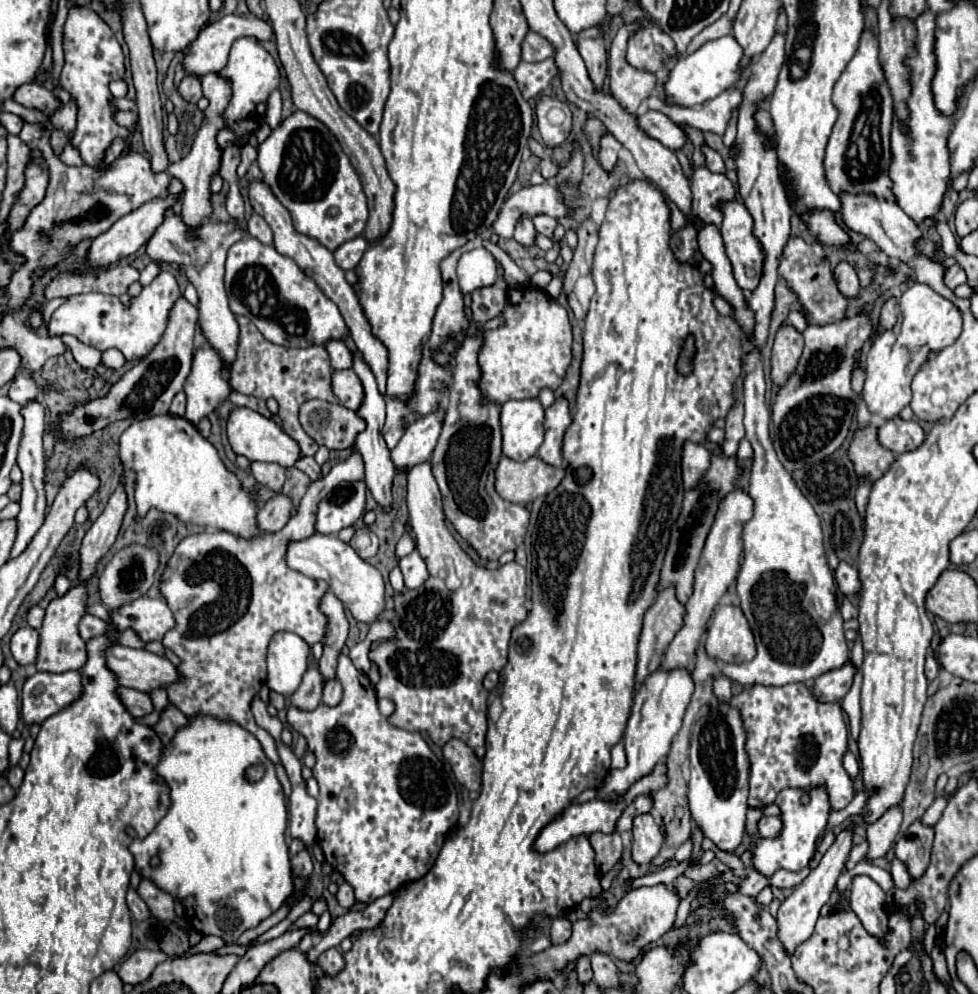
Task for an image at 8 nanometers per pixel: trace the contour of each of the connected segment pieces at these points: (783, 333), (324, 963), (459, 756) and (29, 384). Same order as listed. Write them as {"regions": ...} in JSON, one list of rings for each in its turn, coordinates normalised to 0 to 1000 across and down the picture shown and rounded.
{"regions":[[[[799,329],[792,337],[790,357],[788,357],[788,381],[790,381],[792,387],[801,389],[805,385],[805,381],[809,379],[809,375],[813,373],[813,369],[817,365],[819,355],[821,355],[821,337],[817,333],[813,333],[811,329]]],[[[334,955],[330,961],[326,961],[324,963],[324,969],[328,971],[328,975],[330,975],[330,979],[334,981],[334,983],[343,983],[343,981],[347,981],[349,977],[351,977],[351,973],[353,973],[353,965],[351,965],[351,959],[347,957],[347,955]]],[[[461,743],[453,752],[453,762],[461,768],[465,784],[475,790],[482,798],[490,798],[492,794],[492,766],[484,758],[480,749],[471,743]]],[[[17,373],[17,377],[11,383],[11,389],[9,389],[7,397],[9,397],[11,403],[24,407],[24,405],[28,405],[28,401],[42,399],[42,389],[32,379],[28,379],[21,373]]]]}

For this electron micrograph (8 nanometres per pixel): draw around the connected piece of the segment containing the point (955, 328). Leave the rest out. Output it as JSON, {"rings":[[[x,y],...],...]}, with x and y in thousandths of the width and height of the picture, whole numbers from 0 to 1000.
{"rings":[[[936,283],[919,301],[917,327],[901,335],[887,355],[882,401],[889,413],[903,422],[913,422],[923,409],[927,409],[931,405],[931,381],[942,367],[942,359],[948,361],[952,353],[974,347],[983,337],[983,325],[983,313],[970,301],[956,295],[950,287]]]}

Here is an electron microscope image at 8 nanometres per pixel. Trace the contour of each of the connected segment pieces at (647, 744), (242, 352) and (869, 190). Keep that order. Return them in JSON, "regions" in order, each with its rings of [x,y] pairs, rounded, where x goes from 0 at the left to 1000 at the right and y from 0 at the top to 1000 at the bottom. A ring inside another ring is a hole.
{"regions":[[[[672,673],[660,681],[653,695],[649,697],[647,715],[639,733],[639,756],[641,756],[641,772],[639,774],[625,774],[617,786],[617,790],[610,794],[610,802],[615,804],[629,804],[629,800],[637,800],[641,792],[662,780],[676,764],[684,758],[686,743],[696,733],[696,725],[700,719],[700,711],[704,709],[704,703],[709,699],[709,683],[702,673]]],[[[242,319],[242,323],[246,329],[246,339],[242,363],[236,369],[236,391],[265,401],[279,399],[285,405],[285,420],[289,422],[291,436],[306,446],[310,458],[320,460],[326,448],[308,432],[304,418],[306,407],[314,401],[334,401],[340,405],[345,403],[343,397],[338,397],[338,365],[334,361],[332,349],[330,347],[318,347],[312,351],[287,349],[269,341],[265,331],[253,319]]],[[[884,31],[880,35],[880,43],[878,43],[878,49],[876,49],[874,57],[868,61],[868,65],[862,71],[862,75],[854,84],[852,106],[858,112],[858,118],[856,118],[856,124],[854,124],[852,134],[848,138],[848,144],[844,148],[842,170],[844,170],[846,186],[850,188],[850,192],[854,196],[860,196],[860,194],[870,194],[870,196],[887,194],[887,196],[895,196],[895,198],[905,200],[905,202],[915,202],[913,192],[911,192],[913,182],[909,178],[909,168],[911,168],[911,162],[913,162],[911,146],[909,146],[911,124],[913,124],[911,92],[907,92],[907,81],[903,79],[903,71],[899,71],[897,53],[899,53],[897,37],[891,31]]]]}

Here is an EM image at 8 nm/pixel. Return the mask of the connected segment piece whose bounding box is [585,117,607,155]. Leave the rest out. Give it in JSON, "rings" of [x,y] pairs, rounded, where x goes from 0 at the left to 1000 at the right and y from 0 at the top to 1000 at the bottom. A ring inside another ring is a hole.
{"rings":[[[602,118],[600,120],[600,124],[598,124],[598,136],[600,136],[600,142],[602,142],[602,146],[604,146],[604,150],[606,150],[606,156],[610,156],[610,148],[612,148],[612,136],[619,136],[619,128],[617,128],[617,124],[612,122],[612,120],[608,120],[608,118]]]}

